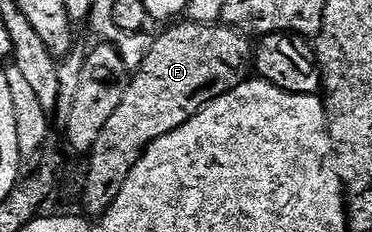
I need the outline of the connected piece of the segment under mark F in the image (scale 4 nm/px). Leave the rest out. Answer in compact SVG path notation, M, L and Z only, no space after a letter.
M178 21L163 31L166 32L155 38L148 57L144 58L144 63L131 74L130 84L126 86L126 92L116 108L116 113L112 113L108 125L104 125L96 145L88 153L90 168L86 171L86 189L82 193L82 203L86 206L87 216L105 215L106 210L116 201L116 197L120 197L120 189L124 189L124 181L128 181L136 161L142 159L143 153L157 139L180 129L180 125L199 115L212 101L224 97L224 93L232 93L232 89L247 82L254 71L255 44L251 36L237 31L234 27L227 27L218 21L213 23Z

